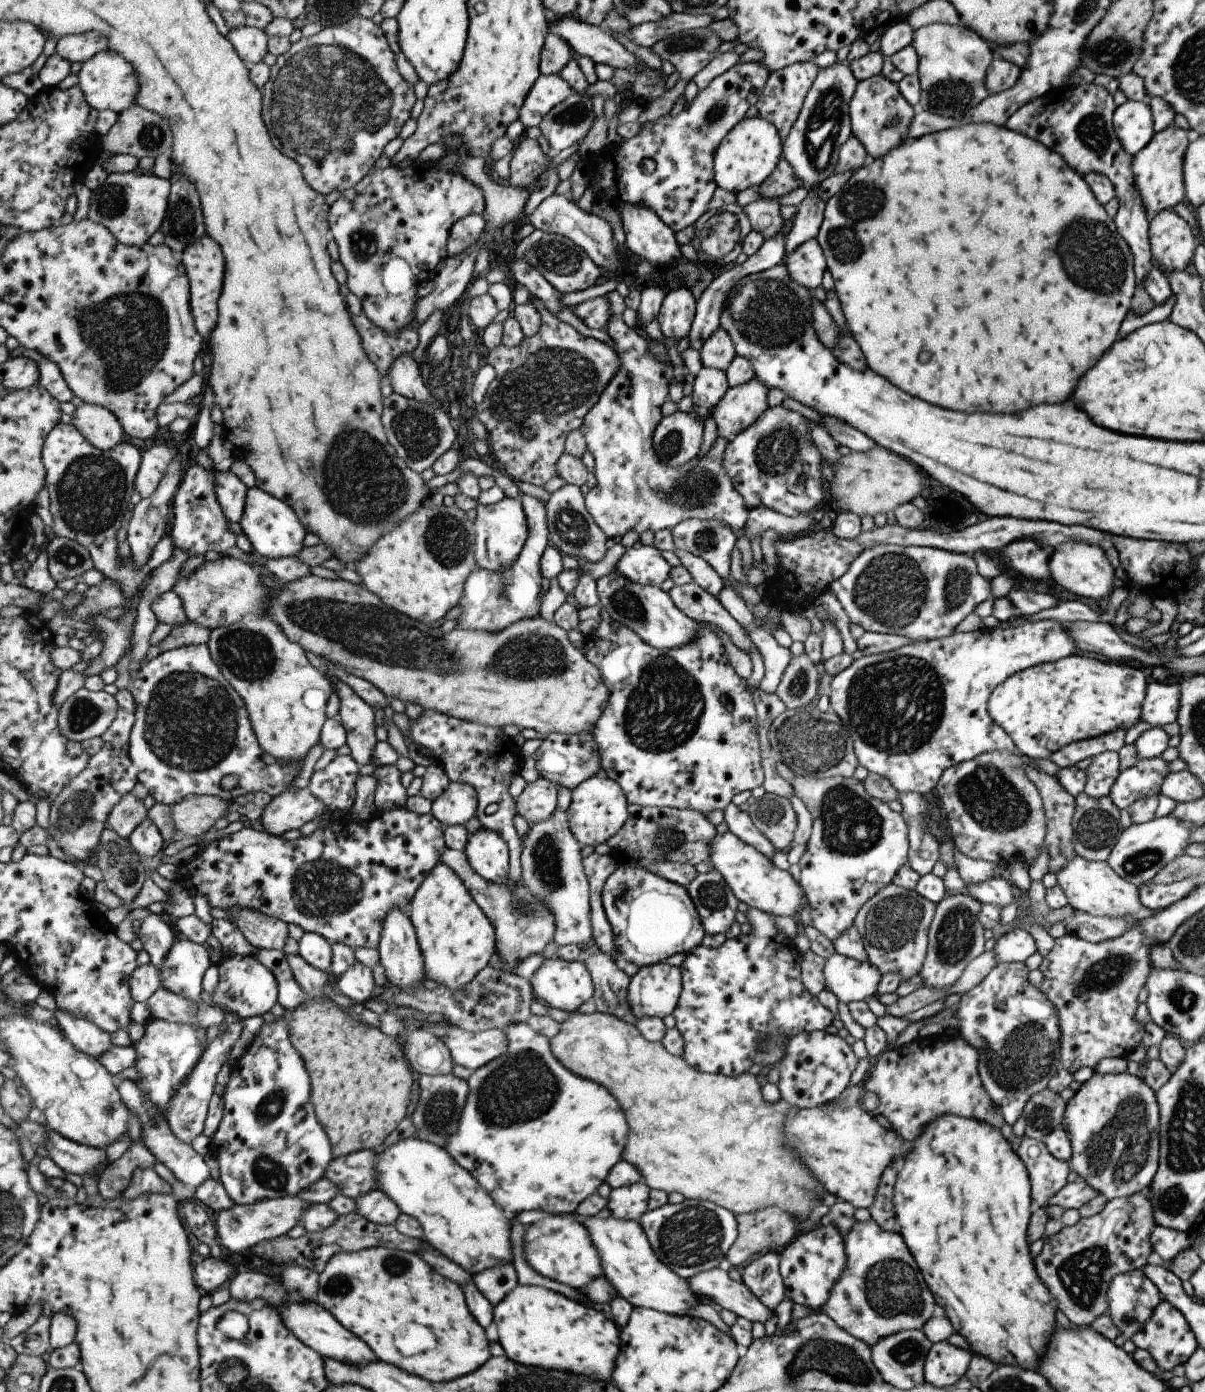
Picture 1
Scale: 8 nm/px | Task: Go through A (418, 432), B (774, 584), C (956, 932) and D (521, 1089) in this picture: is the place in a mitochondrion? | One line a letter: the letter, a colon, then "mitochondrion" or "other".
A: mitochondrion
B: other
C: mitochondrion
D: mitochondrion

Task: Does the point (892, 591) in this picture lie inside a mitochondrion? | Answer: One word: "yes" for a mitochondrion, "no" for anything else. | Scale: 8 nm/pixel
yes

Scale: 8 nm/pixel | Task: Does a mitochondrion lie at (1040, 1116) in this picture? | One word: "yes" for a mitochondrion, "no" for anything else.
yes

